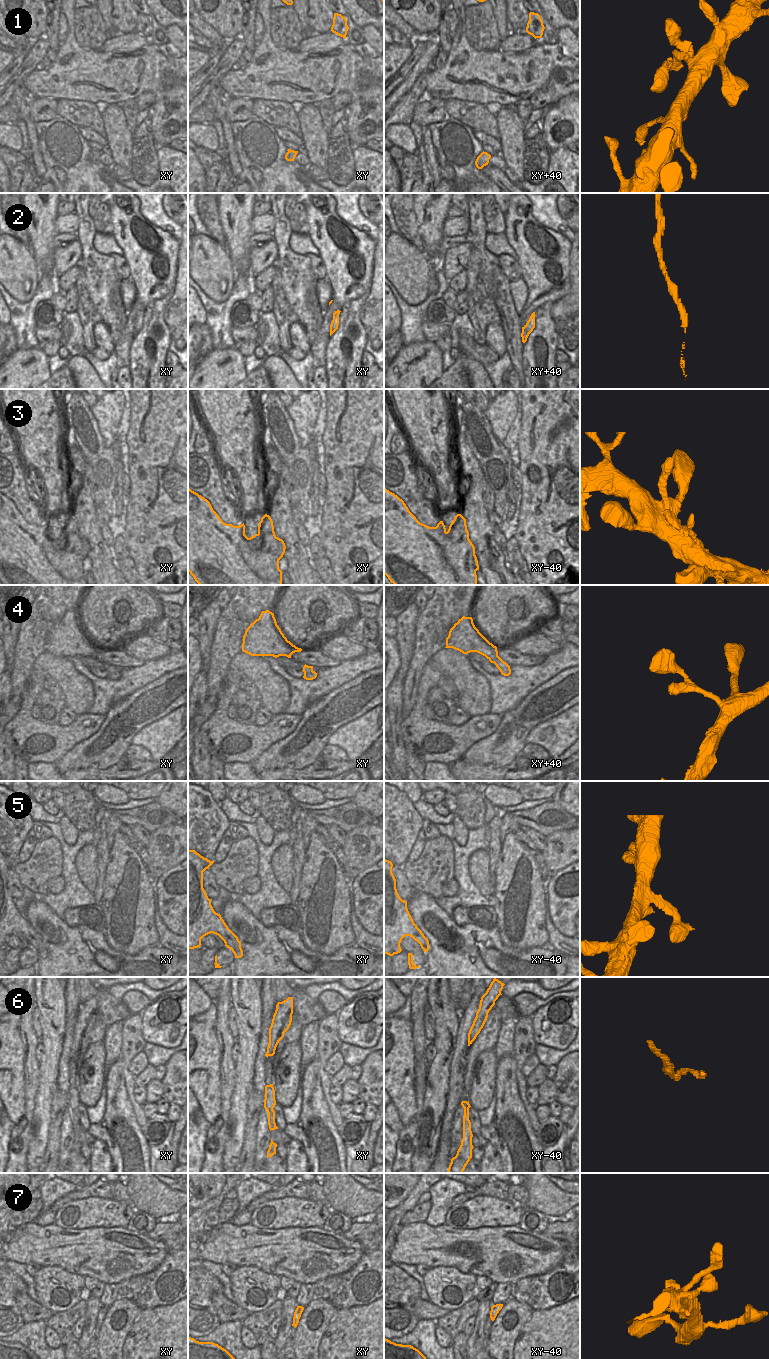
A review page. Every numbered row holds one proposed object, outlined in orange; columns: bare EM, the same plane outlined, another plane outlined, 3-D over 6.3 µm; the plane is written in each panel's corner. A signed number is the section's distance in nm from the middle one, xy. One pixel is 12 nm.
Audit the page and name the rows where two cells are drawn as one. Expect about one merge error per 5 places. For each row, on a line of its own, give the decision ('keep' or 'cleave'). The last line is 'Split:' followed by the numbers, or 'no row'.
1: cleave
2: keep
3: keep
4: keep
5: keep
6: keep
7: keep
Split: 1

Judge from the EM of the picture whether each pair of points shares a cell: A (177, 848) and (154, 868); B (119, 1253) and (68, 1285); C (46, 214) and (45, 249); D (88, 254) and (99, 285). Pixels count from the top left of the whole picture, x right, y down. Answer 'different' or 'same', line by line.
A: same
B: different
C: same
D: same

